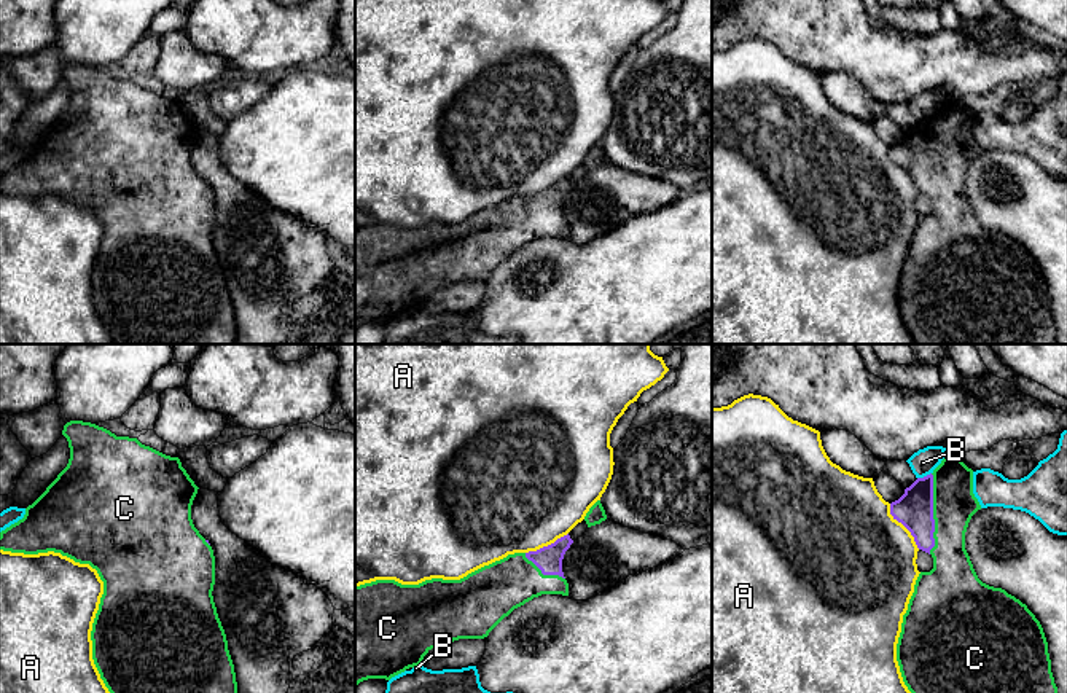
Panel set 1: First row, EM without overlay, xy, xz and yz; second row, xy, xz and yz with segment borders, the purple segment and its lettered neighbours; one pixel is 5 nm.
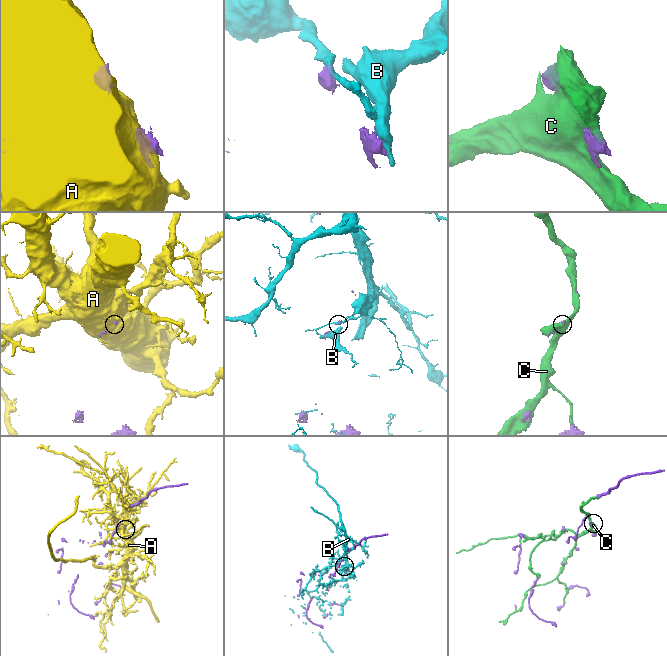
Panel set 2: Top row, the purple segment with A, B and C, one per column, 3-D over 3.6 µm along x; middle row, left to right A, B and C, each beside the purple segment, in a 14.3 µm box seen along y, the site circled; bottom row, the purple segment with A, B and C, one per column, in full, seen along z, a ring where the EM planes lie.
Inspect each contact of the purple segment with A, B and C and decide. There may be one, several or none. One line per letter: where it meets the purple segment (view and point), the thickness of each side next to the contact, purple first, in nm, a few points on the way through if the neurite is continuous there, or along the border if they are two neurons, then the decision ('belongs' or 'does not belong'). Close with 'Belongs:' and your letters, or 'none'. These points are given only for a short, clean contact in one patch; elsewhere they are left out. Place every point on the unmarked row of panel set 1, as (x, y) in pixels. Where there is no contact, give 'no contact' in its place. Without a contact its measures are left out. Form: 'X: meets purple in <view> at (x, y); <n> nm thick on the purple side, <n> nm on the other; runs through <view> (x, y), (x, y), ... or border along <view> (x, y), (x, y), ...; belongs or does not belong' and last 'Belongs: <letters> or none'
A: meets purple in yz at (903, 168); 190 nm thick on the purple side, 480 nm on the other; does not belong
B: meets purple in yz at (924, 120); 190 nm thick on the purple side, 130 nm on the other; does not belong
C: meets purple in yz at (932, 156); 190 nm thick on the purple side, 220 nm on the other; belongs
Belongs: C

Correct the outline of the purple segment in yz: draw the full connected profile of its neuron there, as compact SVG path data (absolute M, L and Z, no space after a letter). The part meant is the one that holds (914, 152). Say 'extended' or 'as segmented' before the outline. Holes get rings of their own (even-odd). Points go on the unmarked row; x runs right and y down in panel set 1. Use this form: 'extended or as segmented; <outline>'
extended; M946 100L927 119L917 121L890 147L890 158L914 180L919 193L933 201L933 212L920 215L897 287L897 304L905 328L916 344L1057 344L1048 285L1040 264L1014 239L983 226L965 193L971 159L981 153L973 137L973 113L959 100Z

